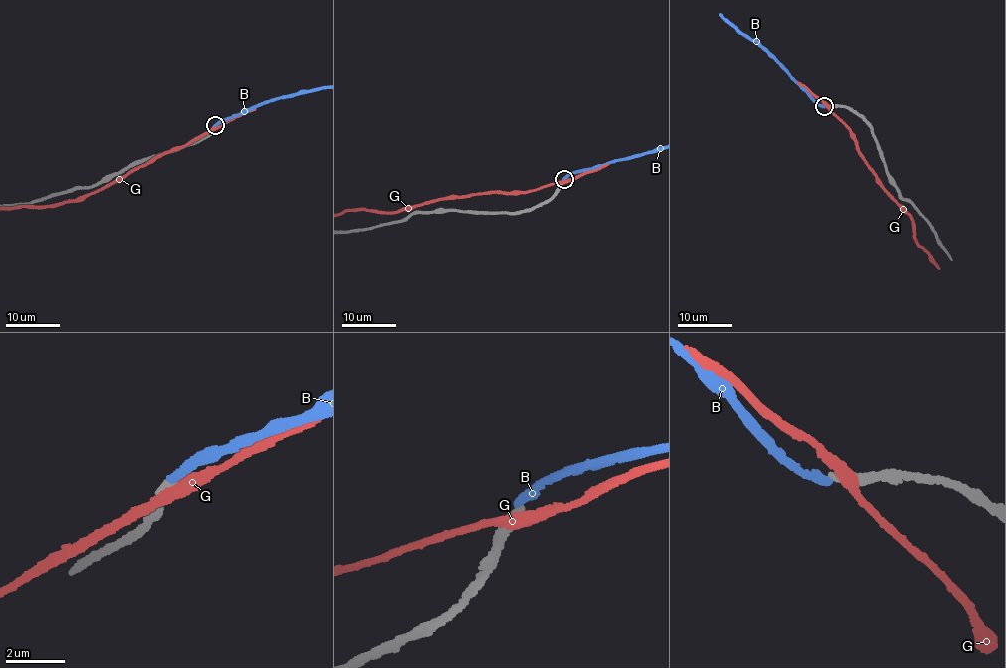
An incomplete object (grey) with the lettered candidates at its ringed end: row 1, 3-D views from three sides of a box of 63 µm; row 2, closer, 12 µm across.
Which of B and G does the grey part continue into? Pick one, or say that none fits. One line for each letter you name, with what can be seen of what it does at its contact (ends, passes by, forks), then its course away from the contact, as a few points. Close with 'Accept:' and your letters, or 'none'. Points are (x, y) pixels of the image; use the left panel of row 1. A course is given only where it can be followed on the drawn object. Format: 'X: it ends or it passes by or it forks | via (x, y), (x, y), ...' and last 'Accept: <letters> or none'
B: it ends
Accept: B

